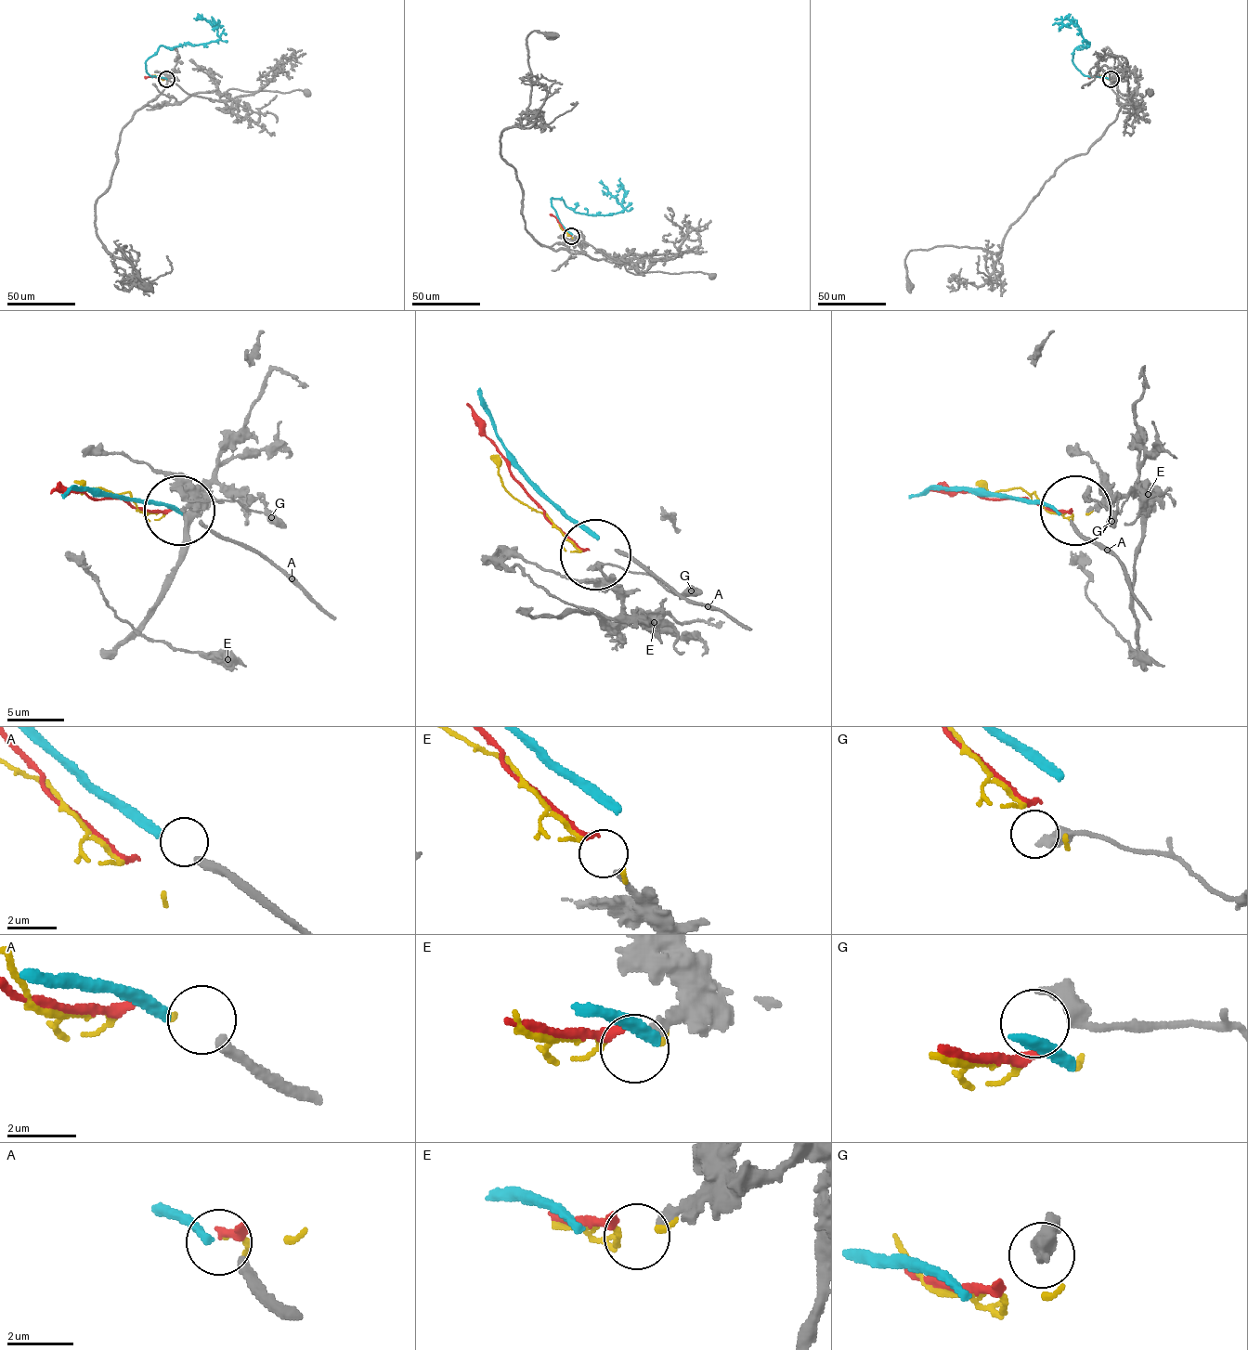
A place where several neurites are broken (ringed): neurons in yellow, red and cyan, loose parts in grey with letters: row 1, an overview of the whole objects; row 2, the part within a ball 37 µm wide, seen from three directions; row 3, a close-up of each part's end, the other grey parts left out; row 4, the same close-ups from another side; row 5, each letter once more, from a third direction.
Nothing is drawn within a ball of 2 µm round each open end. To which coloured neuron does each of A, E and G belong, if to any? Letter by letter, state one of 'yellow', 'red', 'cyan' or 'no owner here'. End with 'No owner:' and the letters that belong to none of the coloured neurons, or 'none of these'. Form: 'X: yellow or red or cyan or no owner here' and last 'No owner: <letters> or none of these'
A: cyan
E: no owner here
G: no owner here
No owner: E, G

